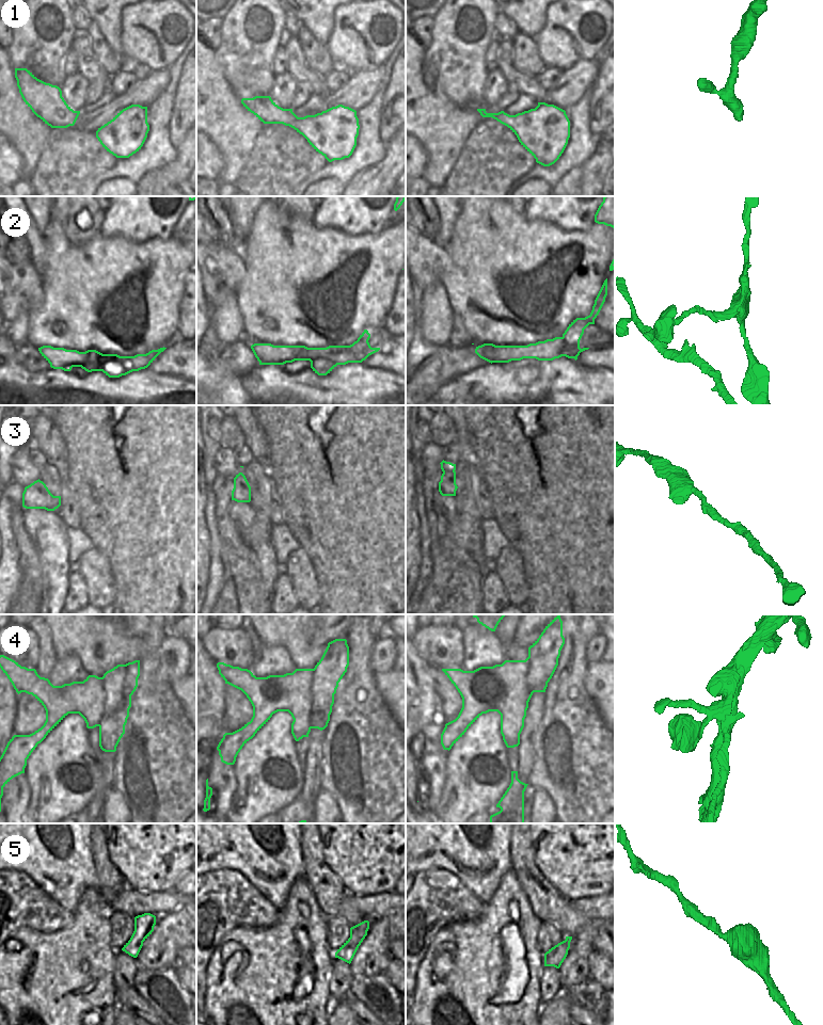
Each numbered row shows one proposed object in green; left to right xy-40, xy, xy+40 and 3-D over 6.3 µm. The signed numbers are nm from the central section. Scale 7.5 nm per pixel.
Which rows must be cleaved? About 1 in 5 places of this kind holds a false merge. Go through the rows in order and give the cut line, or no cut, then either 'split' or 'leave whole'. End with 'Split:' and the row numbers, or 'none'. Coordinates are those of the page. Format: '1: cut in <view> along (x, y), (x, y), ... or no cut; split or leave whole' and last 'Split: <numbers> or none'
1: no cut; leave whole
2: cut in xy+40 along (562, 337), (564, 340), (562, 351), (578, 355); split
3: no cut; leave whole
4: cut in xy-40 along (110, 685), (106, 693), (104, 716), (98, 725); split
5: no cut; leave whole
Split: 2, 4

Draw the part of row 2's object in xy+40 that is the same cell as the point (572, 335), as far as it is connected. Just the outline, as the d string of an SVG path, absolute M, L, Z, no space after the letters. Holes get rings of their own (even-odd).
M607 278L604 281L592 306L592 310L589 316L585 318L576 318L573 320L565 333L563 338L565 340L565 347L561 352L564 354L576 354L580 355L581 352L588 350L589 348L580 348L580 340L584 334L584 330L589 324L595 324L595 319L599 315L607 295Z

